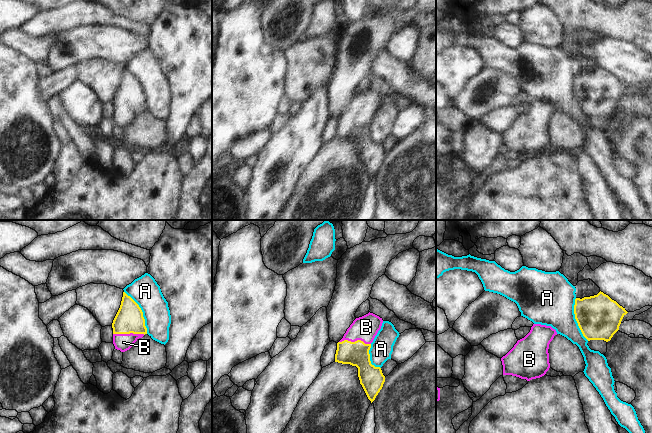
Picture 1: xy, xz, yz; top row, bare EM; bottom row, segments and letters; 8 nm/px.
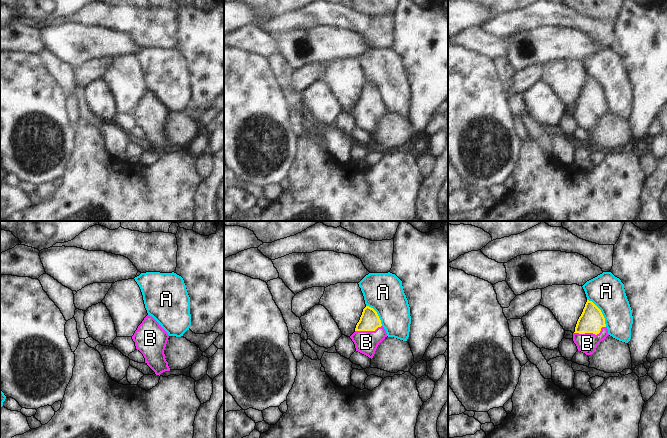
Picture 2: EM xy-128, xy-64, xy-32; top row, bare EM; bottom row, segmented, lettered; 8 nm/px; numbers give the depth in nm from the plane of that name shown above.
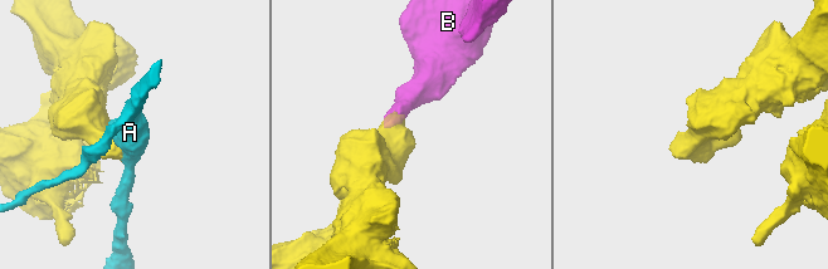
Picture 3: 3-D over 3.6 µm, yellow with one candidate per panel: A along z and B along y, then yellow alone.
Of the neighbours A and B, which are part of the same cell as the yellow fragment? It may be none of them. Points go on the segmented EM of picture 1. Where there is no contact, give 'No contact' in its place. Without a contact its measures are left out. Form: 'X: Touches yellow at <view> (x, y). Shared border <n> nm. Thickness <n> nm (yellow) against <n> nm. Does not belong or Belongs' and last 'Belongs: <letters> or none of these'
A: Touches yellow at xy (142, 312). Shared border 400 nm. Thickness 220 nm (yellow) against 240 nm. Does not belong
B: Touches yellow at xz (355, 341). Shared border 260 nm. Thickness 190 nm (yellow) against 200 nm. Belongs
Belongs: B.

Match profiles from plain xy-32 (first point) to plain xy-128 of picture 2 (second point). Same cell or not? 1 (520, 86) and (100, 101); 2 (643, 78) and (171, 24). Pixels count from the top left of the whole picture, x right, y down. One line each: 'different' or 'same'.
1: different
2: different

